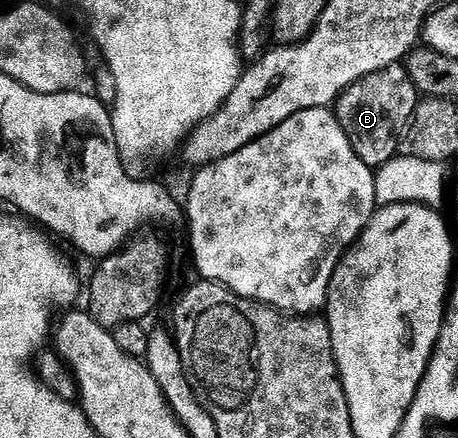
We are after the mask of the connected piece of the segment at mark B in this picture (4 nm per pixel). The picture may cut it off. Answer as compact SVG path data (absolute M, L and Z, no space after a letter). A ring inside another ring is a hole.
M396 64L354 82L339 95L333 109L335 118L349 138L349 144L353 146L353 152L357 152L366 166L380 168L400 153L407 127L411 125L411 118L420 101L421 95L406 65Z

